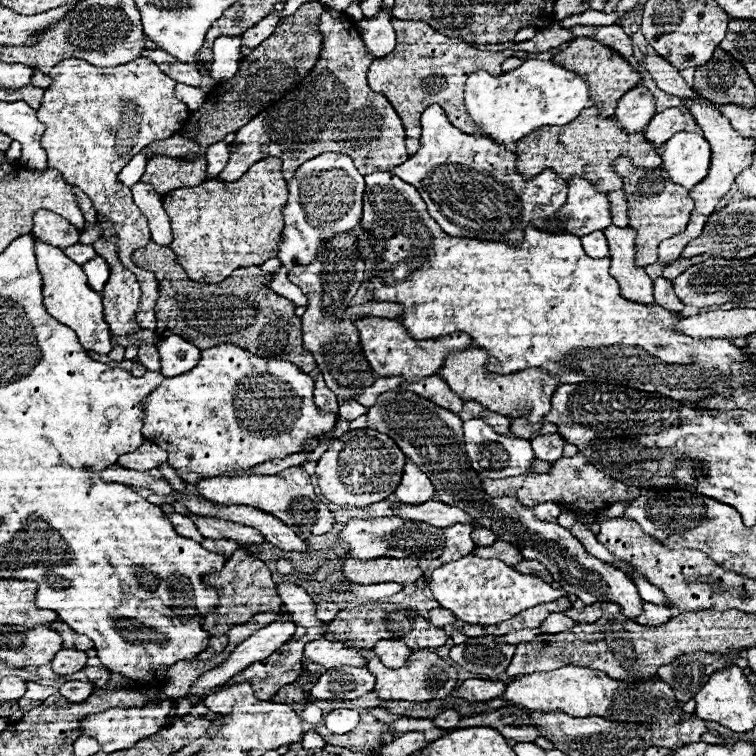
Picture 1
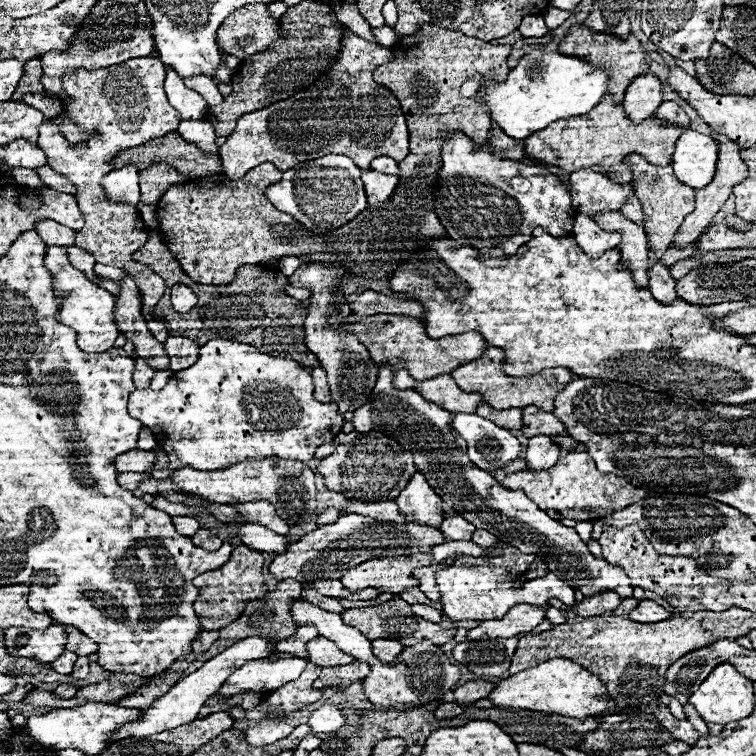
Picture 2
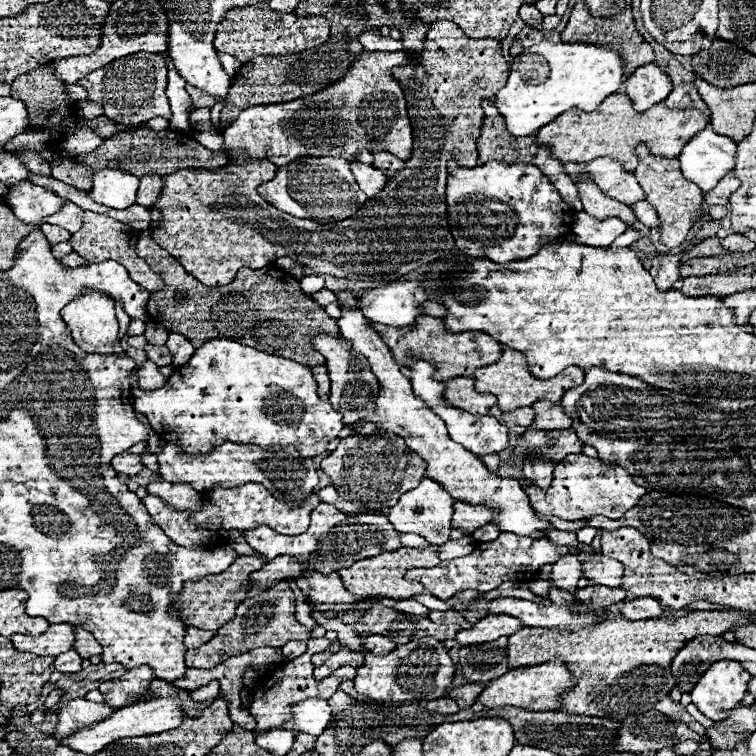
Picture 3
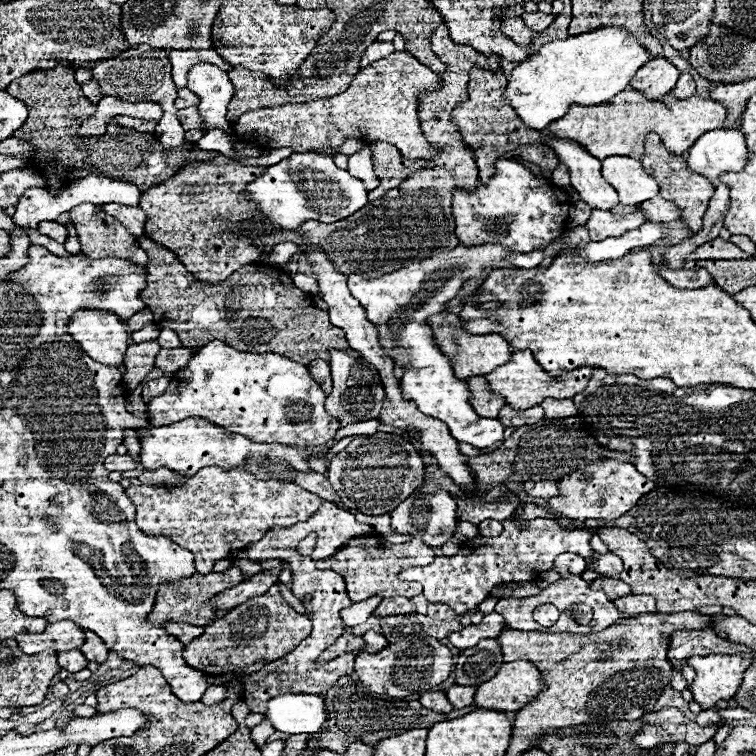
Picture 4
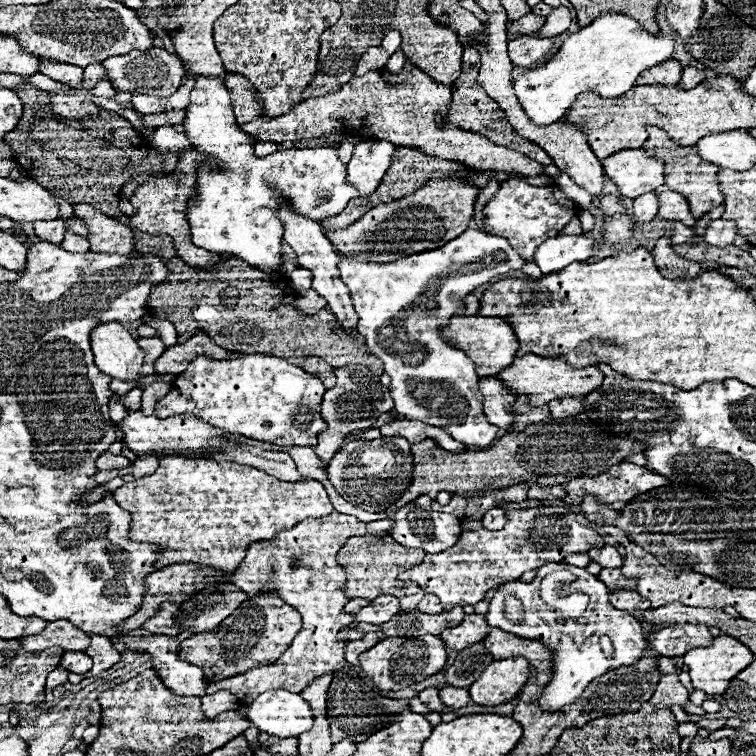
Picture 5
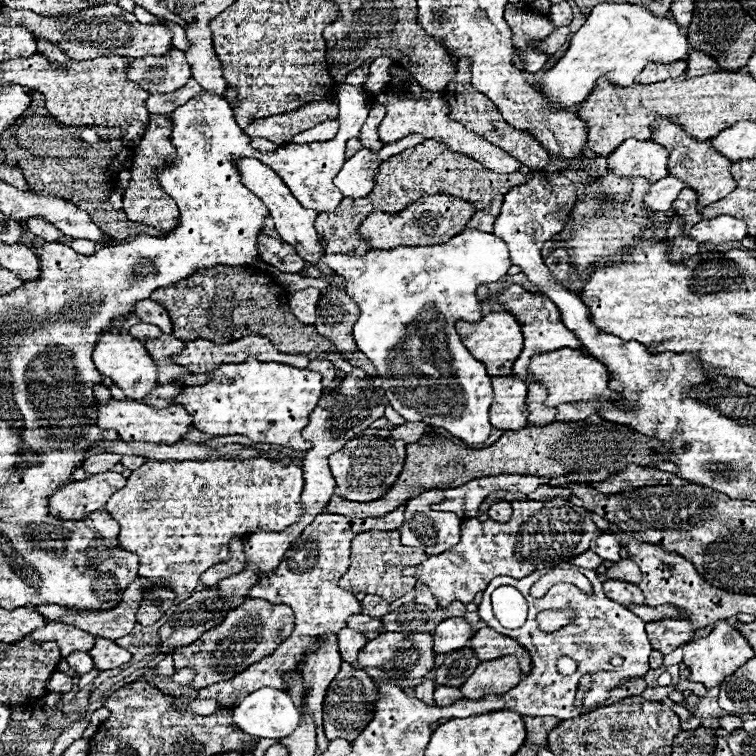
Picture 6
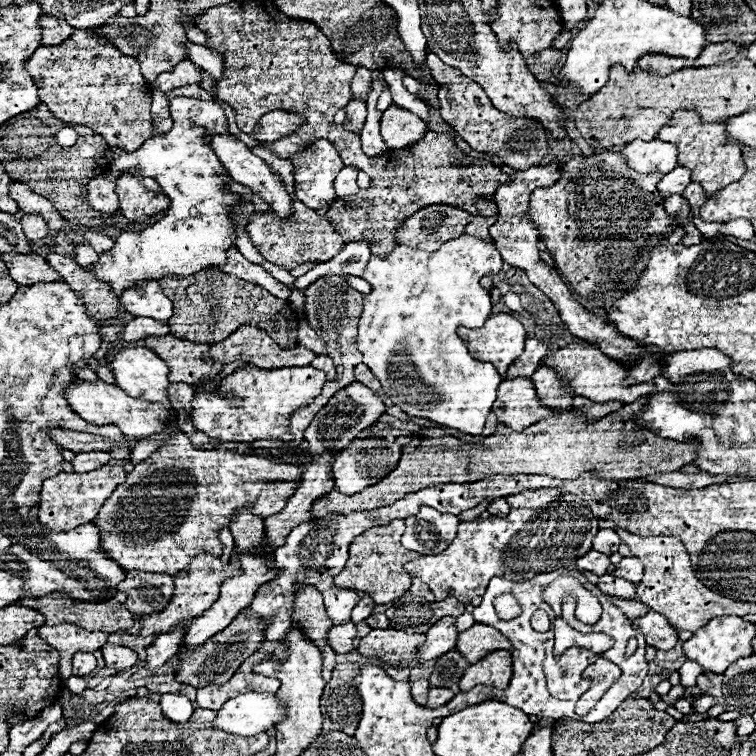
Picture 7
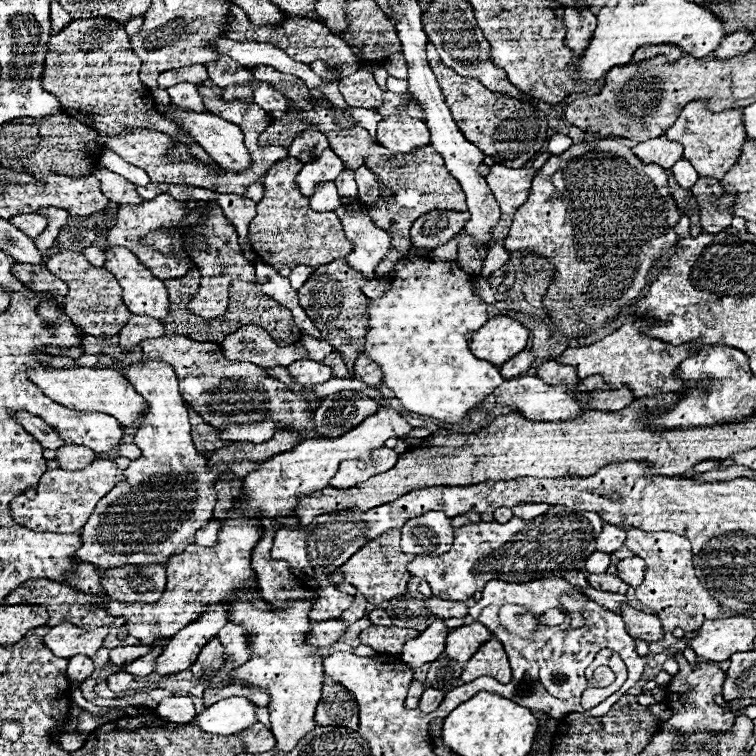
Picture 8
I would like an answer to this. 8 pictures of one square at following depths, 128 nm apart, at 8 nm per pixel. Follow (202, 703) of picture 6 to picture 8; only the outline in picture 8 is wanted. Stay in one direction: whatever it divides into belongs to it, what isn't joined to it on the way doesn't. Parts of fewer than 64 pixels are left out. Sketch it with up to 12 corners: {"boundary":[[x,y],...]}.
{"boundary":[[190,696],[164,698],[156,714],[188,724],[196,716]]}

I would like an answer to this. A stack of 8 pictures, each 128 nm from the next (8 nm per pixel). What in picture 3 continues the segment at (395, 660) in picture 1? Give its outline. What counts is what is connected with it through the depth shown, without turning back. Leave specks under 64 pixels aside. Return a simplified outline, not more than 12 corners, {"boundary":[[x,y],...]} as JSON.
{"boundary":[[386,636],[364,638],[364,648],[376,656],[390,654],[396,644]]}

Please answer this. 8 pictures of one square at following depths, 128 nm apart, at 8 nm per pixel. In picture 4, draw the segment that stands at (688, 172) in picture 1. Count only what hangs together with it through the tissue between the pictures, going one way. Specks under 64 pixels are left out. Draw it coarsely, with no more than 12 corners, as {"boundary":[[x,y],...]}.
{"boundary":[[710,130],[688,150],[688,168],[714,182],[742,170],[748,150],[738,130]]}

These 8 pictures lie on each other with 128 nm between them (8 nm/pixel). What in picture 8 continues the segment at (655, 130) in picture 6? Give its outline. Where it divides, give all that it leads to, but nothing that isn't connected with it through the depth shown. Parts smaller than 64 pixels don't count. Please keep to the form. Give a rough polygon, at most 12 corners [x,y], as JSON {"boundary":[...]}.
{"boundary":[[690,102],[664,136],[722,180],[746,142],[742,110]]}

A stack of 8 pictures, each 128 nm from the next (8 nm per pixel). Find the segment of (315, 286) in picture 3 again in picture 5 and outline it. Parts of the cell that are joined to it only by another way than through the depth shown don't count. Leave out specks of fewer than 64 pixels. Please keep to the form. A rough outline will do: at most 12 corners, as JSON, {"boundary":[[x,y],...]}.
{"boundary":[[296,268],[290,274],[298,292],[312,288],[310,270]]}

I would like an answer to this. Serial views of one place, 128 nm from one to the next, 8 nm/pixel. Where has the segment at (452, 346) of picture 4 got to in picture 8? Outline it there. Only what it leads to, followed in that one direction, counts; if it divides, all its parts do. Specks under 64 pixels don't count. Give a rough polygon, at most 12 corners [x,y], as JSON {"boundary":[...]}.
{"boundary":[[494,316],[466,340],[476,358],[502,366],[526,348],[528,330]]}

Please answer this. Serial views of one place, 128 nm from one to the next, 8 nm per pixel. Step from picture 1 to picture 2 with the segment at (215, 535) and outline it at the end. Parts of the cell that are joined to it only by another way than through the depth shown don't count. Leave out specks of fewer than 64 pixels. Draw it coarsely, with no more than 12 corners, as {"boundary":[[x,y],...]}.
{"boundary":[[244,524],[238,538],[252,550],[286,552],[286,538],[266,526]]}

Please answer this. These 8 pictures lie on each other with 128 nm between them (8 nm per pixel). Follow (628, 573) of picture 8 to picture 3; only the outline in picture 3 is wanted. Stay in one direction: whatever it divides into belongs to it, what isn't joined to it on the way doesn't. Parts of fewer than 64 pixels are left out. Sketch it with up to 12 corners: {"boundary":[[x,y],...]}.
{"boundary":[[586,586],[574,598],[588,608],[608,608],[626,598],[626,590]]}

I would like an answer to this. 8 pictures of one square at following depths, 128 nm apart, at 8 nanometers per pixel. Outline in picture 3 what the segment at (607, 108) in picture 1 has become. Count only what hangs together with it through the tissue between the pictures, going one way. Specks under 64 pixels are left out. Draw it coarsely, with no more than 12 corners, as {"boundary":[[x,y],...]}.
{"boundary":[[578,2],[562,42],[614,48],[626,74],[654,62],[652,46],[636,32],[630,6],[592,18]]}

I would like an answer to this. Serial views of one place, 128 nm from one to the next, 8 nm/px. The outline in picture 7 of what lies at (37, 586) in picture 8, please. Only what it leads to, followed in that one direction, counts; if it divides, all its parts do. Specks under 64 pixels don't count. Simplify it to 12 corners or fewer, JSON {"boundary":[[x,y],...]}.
{"boundary":[[64,594],[22,598],[48,624],[116,634],[134,626],[126,594],[74,602]]}

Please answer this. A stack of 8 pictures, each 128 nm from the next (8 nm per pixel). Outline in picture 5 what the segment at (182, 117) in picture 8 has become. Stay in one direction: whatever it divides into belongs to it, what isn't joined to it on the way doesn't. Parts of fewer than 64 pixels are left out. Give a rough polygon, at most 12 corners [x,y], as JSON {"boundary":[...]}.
{"boundary":[[280,208],[284,240],[336,322],[358,332],[350,290],[322,226]]}

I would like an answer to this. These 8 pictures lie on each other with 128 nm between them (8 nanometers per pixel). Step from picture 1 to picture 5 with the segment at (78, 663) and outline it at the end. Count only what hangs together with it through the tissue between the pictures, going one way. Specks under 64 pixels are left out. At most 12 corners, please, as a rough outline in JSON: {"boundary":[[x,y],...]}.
{"boundary":[[64,652],[60,666],[86,674],[92,668],[84,652]]}

